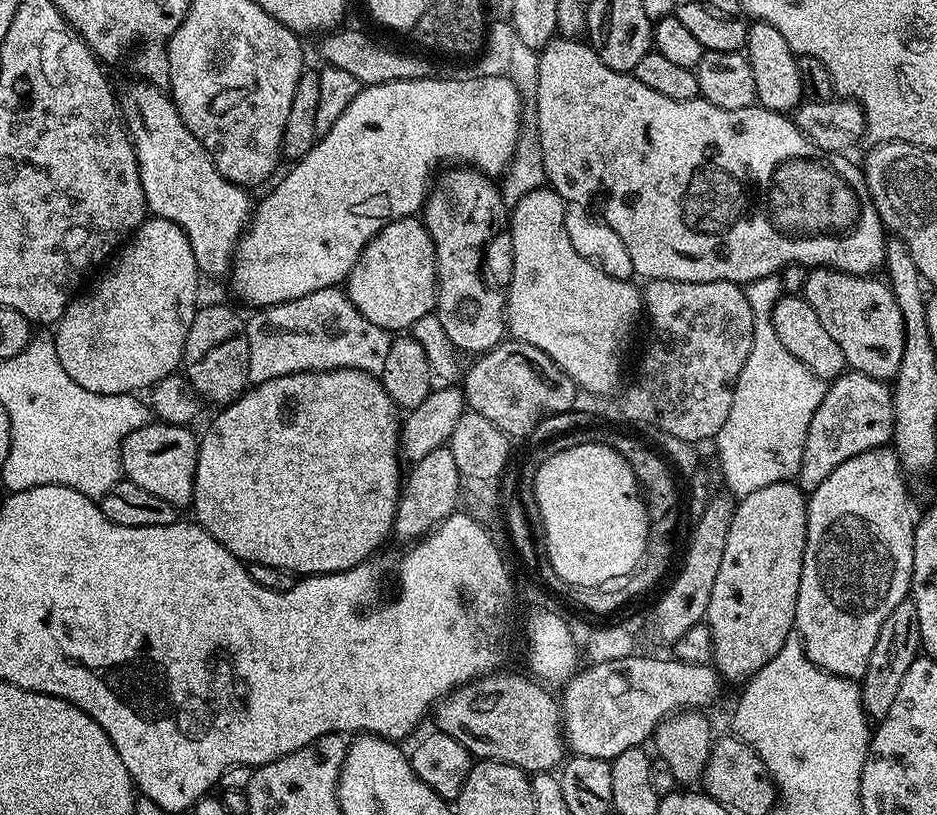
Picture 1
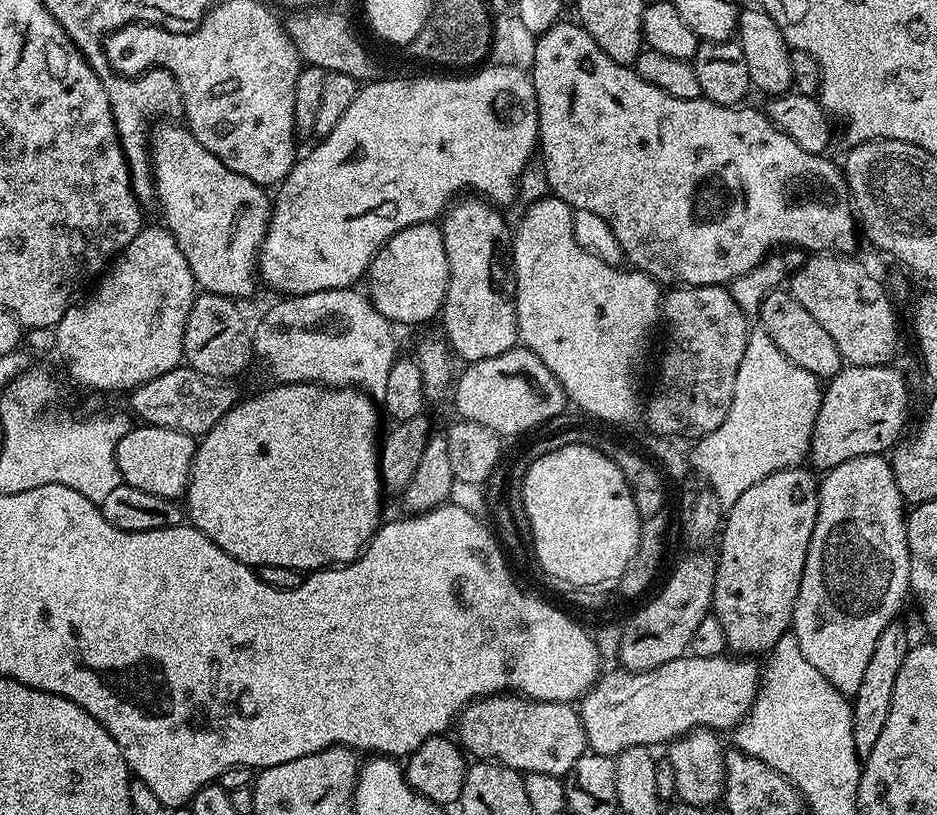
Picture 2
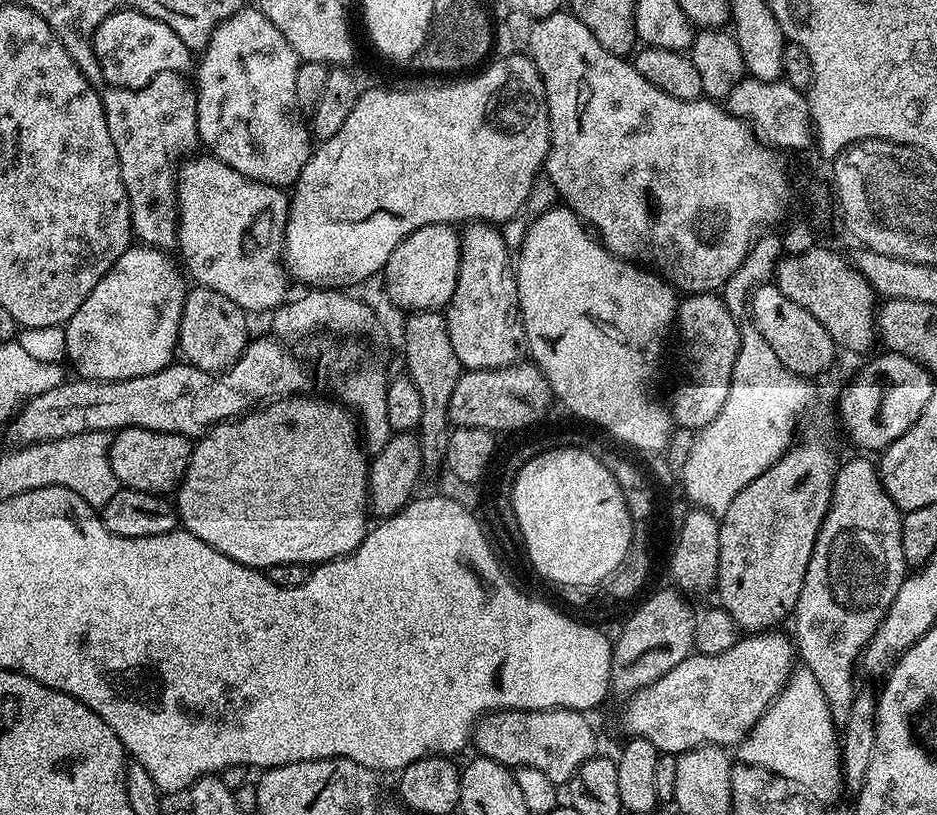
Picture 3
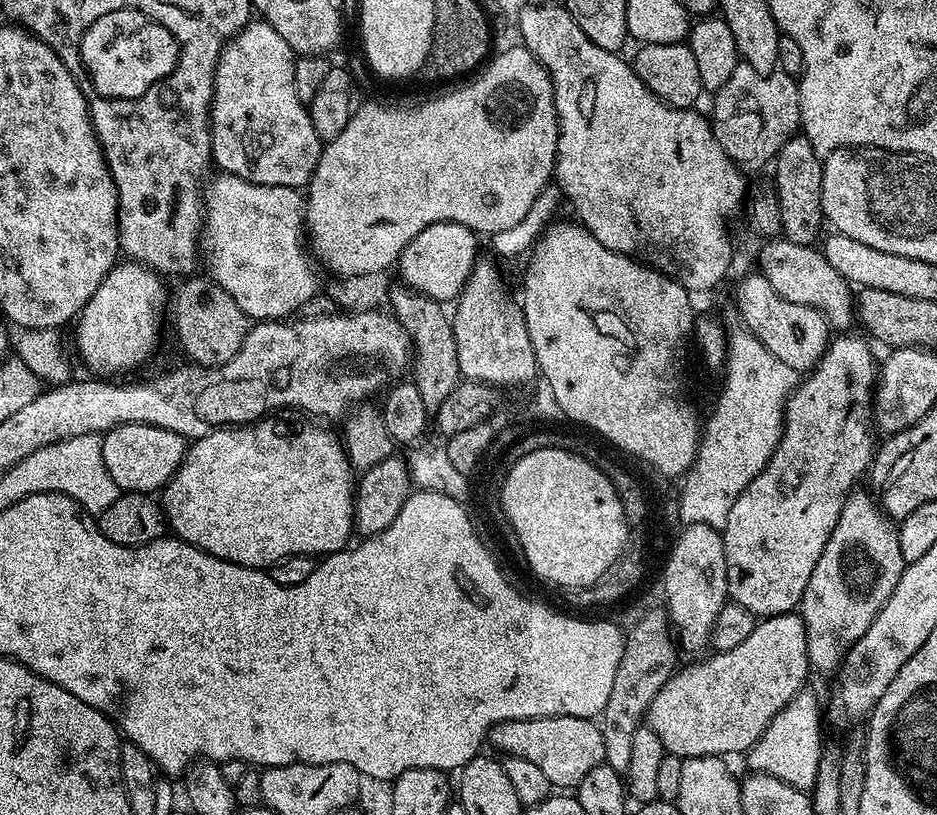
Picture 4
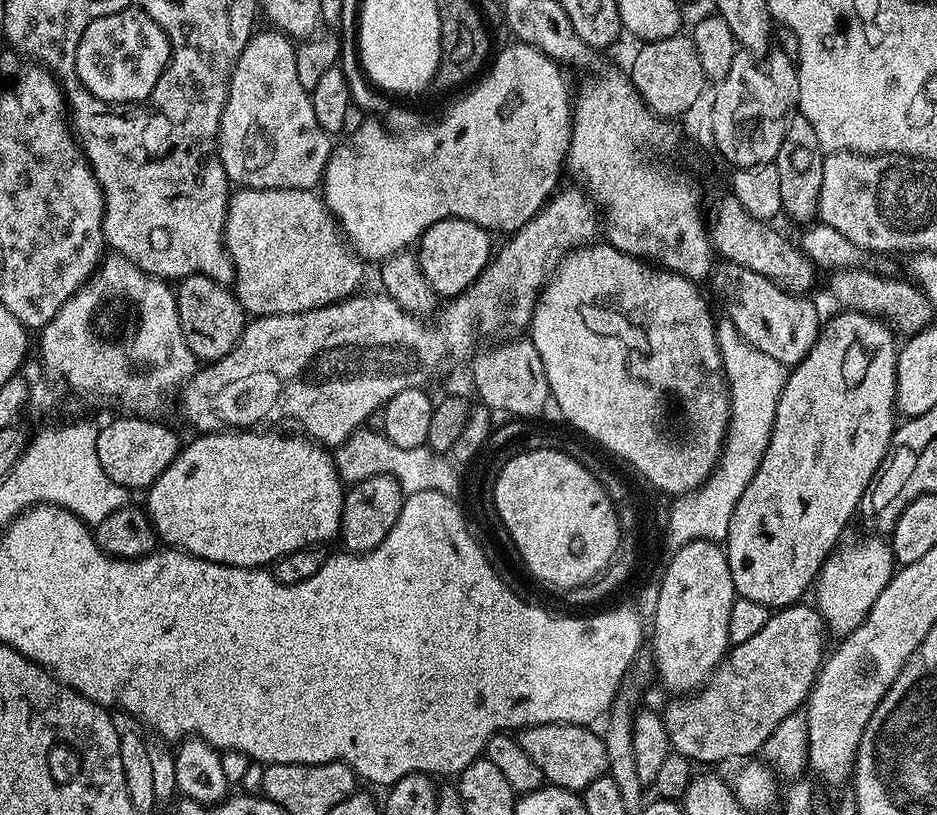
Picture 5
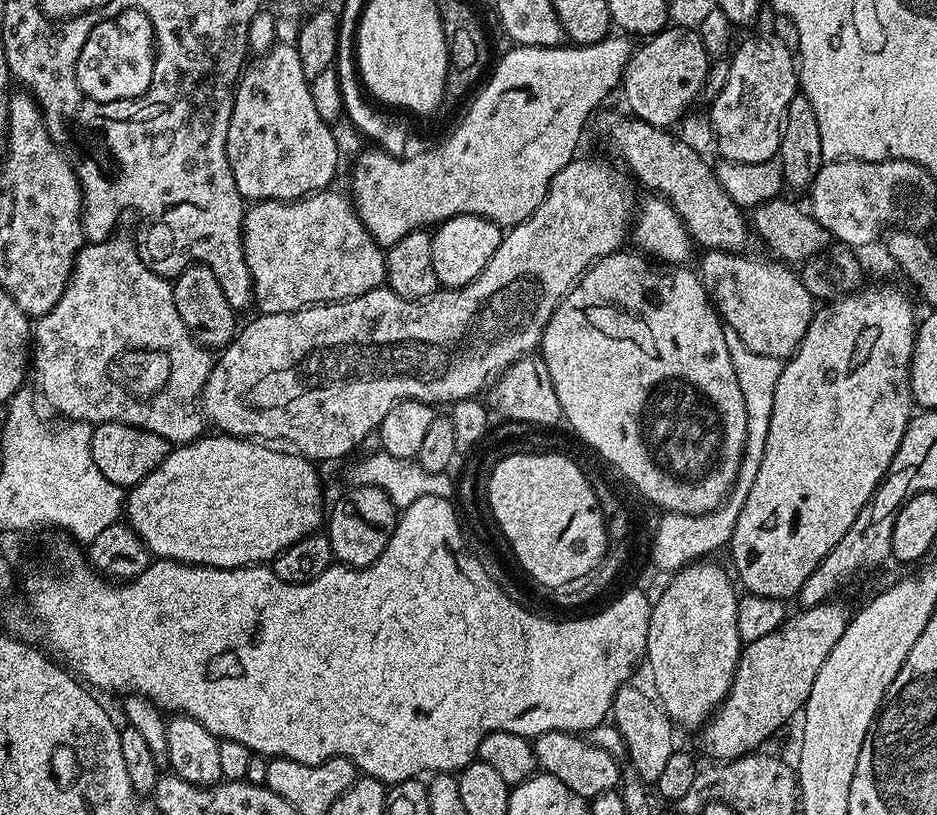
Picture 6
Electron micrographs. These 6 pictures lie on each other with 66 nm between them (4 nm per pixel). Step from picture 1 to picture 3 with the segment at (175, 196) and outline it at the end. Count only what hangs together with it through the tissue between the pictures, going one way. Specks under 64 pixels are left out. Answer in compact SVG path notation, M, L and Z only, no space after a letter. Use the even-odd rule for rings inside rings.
M200 155L185 159L176 173L179 259L187 275L191 279L193 276L199 287L218 290L218 294L230 298L230 302L234 302L246 313L271 313L290 296L290 277L282 263L289 193L283 188L275 188L273 184L263 184L238 174L238 170L226 166L226 162L216 156Z

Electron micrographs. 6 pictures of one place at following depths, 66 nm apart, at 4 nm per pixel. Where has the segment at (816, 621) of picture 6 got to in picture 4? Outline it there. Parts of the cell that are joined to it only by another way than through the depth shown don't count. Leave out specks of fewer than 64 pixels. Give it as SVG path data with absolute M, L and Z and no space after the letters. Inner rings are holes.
M796 612L763 617L750 638L734 650L711 655L709 660L674 671L648 706L647 727L662 738L669 756L728 758L731 752L747 753L772 719L807 685L810 673L806 626Z

